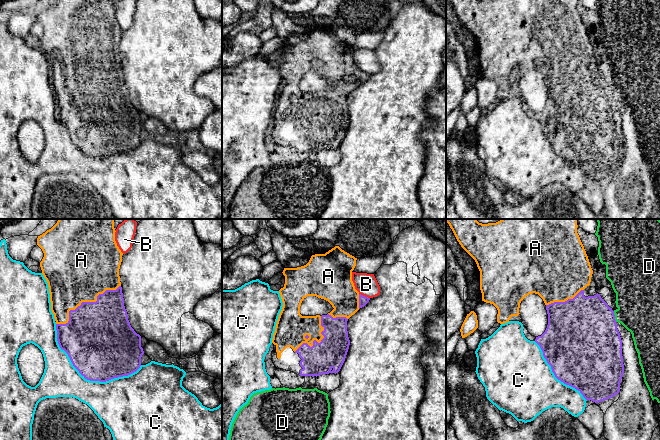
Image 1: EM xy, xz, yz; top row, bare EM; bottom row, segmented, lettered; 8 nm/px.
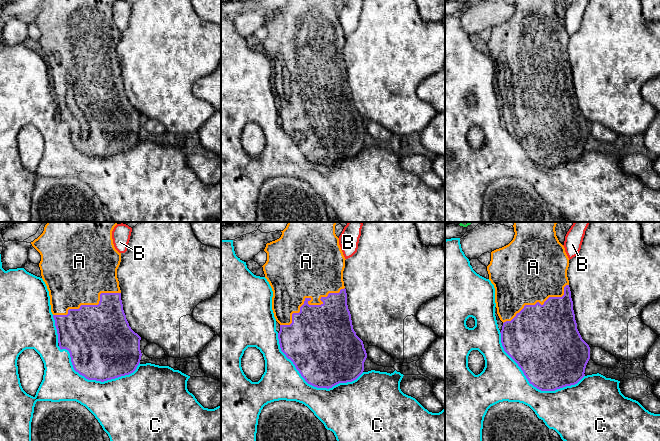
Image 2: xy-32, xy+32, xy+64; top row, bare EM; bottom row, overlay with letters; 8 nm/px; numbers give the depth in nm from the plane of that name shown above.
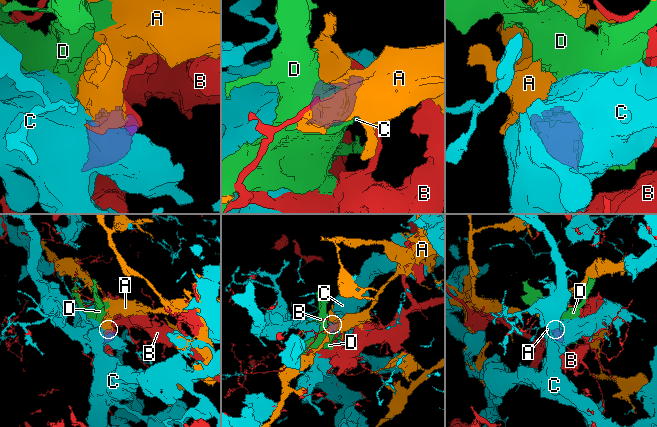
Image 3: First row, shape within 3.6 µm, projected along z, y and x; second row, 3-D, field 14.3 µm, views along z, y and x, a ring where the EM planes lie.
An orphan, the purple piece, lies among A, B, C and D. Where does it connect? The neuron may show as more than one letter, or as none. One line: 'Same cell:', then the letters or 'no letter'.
Same cell: A

